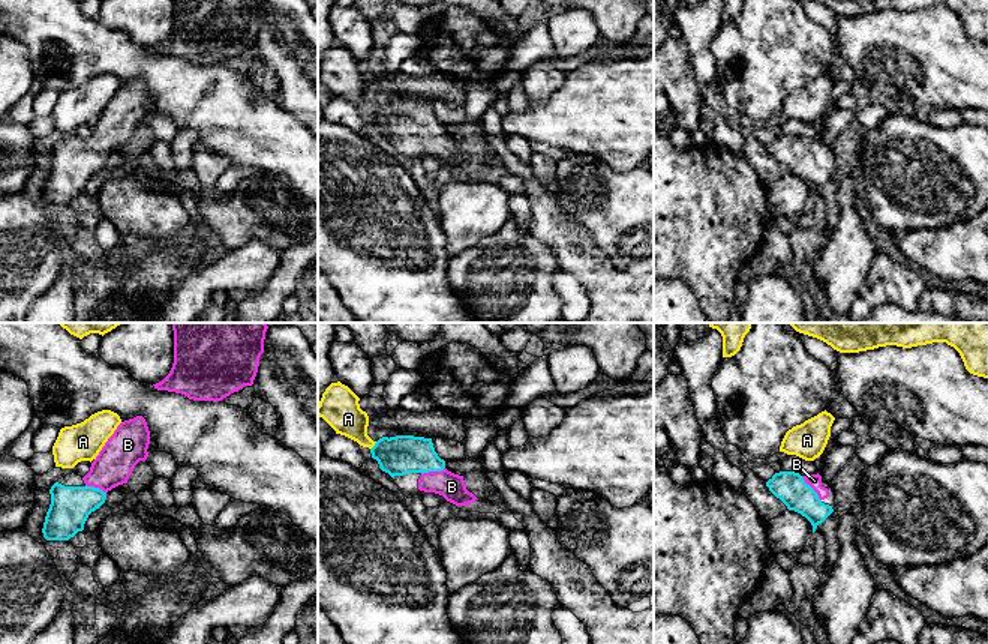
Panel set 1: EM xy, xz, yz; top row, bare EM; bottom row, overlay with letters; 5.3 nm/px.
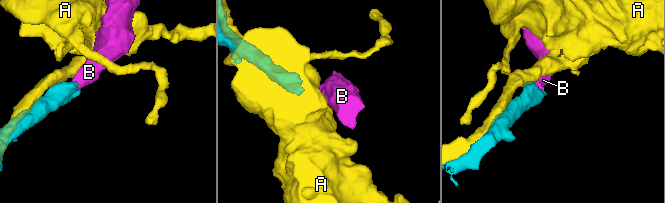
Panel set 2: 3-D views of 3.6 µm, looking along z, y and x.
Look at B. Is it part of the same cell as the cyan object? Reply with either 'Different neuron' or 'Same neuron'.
Same neuron

